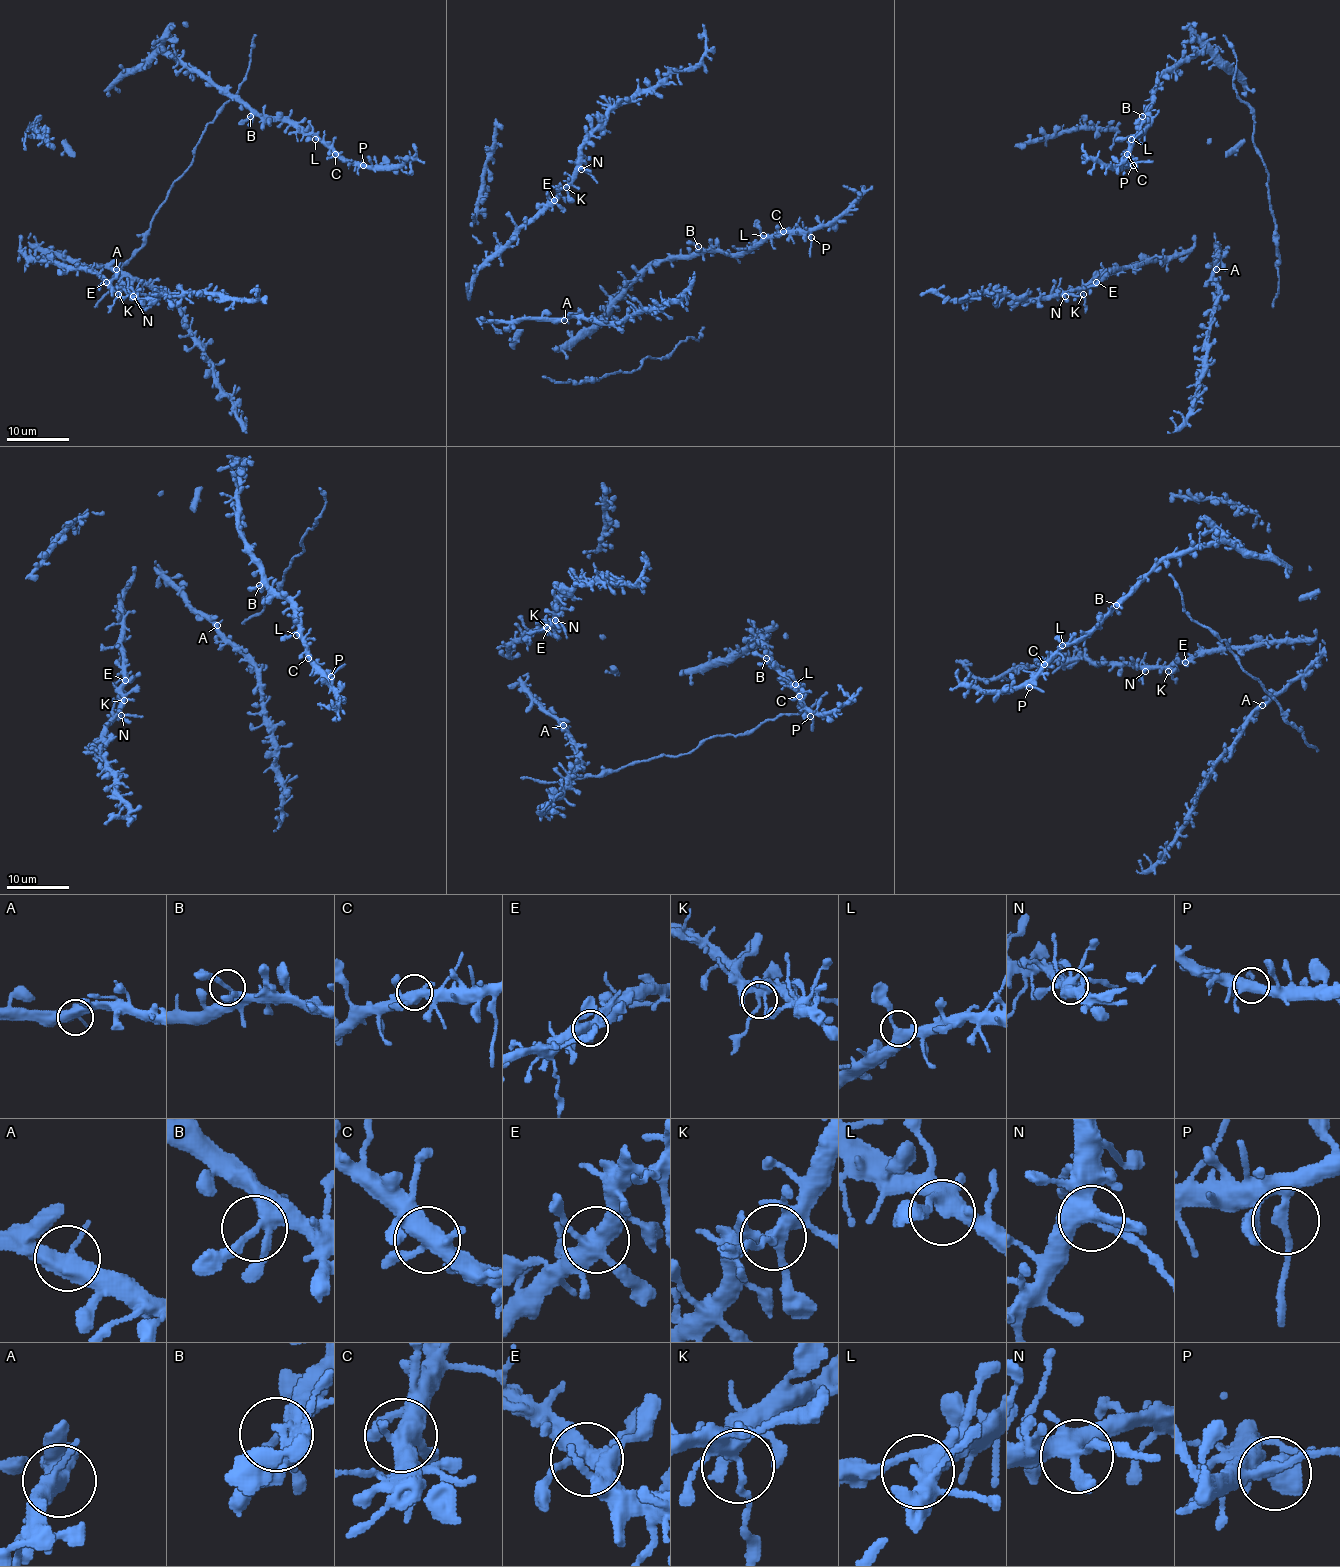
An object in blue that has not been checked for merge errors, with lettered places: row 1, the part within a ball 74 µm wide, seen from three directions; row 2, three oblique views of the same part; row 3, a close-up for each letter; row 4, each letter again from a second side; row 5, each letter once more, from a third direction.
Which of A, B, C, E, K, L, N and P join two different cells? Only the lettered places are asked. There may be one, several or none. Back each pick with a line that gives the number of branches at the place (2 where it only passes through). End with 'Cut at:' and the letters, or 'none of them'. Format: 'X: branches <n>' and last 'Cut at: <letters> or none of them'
Cut at: none of them

